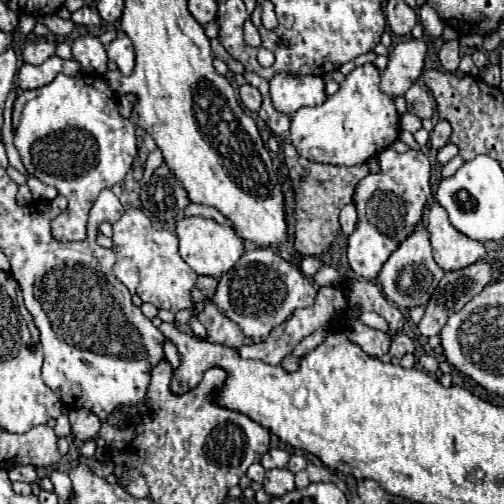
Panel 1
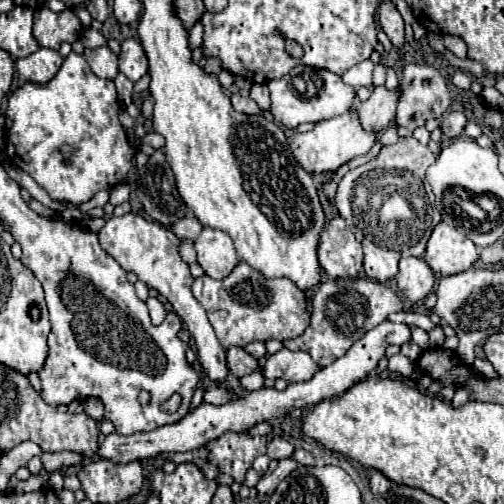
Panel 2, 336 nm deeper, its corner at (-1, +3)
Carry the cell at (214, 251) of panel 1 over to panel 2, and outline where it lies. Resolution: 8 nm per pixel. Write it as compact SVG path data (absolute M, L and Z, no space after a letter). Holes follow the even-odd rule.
M206 227L194 241L194 245L198 253L198 263L212 279L224 279L240 263L234 243L224 231Z

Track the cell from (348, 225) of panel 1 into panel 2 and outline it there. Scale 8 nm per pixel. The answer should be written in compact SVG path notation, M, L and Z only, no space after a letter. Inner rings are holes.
M334 217L326 223L318 259L322 269L334 279L354 279L362 273L362 247L342 217Z

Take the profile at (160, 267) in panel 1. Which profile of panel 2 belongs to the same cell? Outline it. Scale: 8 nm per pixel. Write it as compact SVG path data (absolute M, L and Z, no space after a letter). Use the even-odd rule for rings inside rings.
M128 213L122 217L112 217L110 221L106 221L106 225L98 231L98 237L100 237L100 247L112 259L116 259L126 271L136 273L140 281L144 281L148 287L154 287L158 293L162 293L172 303L178 317L190 329L190 335L194 339L198 359L202 363L204 373L208 375L210 381L224 383L228 377L226 351L218 343L204 307L194 299L194 295L190 291L194 277L190 275L188 265L182 261L182 257L178 253L178 237L170 229L166 229L154 221L146 221L144 217L134 215L134 213Z

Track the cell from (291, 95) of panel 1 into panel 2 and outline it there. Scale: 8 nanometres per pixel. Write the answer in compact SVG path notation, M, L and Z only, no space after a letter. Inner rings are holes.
M308 65L292 67L288 75L270 81L268 89L272 99L270 113L274 115L276 123L288 129L296 129L302 123L318 123L318 121L342 115L350 111L356 101L356 89L352 85L346 85L340 75L328 69L316 69Z

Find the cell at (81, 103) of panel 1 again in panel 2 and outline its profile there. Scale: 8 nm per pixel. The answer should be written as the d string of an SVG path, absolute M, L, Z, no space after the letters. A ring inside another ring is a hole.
M72 51L64 59L60 71L52 81L44 85L24 83L8 97L6 115L12 119L12 127L8 129L6 155L14 165L26 171L44 191L48 191L50 199L86 203L98 191L118 185L132 167L134 147L130 145L126 131L118 121L118 109L120 105L114 83L110 79L96 77L90 71L86 59Z

